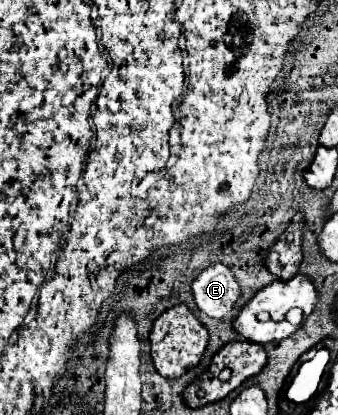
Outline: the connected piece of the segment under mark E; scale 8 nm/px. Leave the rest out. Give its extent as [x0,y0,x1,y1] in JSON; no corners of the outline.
[191,264,241,318]

